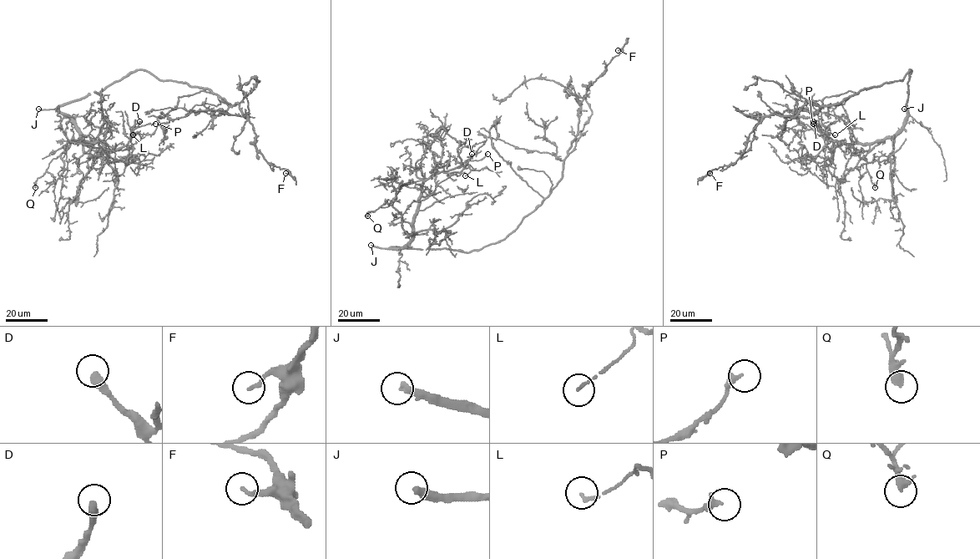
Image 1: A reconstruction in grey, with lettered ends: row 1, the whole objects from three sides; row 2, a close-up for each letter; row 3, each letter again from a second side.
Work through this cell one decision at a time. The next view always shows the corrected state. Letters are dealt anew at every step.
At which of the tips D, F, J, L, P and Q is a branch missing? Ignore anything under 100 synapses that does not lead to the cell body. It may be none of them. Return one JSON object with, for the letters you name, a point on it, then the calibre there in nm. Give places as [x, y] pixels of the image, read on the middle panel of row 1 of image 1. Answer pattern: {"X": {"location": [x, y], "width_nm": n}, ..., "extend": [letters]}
{"J": {"location": [371, 245], "width_nm": 360}, "extend": ["J"]}

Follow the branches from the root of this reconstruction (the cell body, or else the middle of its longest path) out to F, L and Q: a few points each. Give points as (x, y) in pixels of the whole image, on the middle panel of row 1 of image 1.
F: (472, 251), (503, 240), (557, 185), (577, 134), (579, 104), (618, 50)
L: (472, 251), (391, 247), (403, 247), (411, 237), (421, 186), (427, 180), (464, 163), (470, 170), (465, 175)
Q: (472, 251), (391, 247), (403, 247), (410, 241), (411, 226), (391, 205), (367, 211), (367, 215)

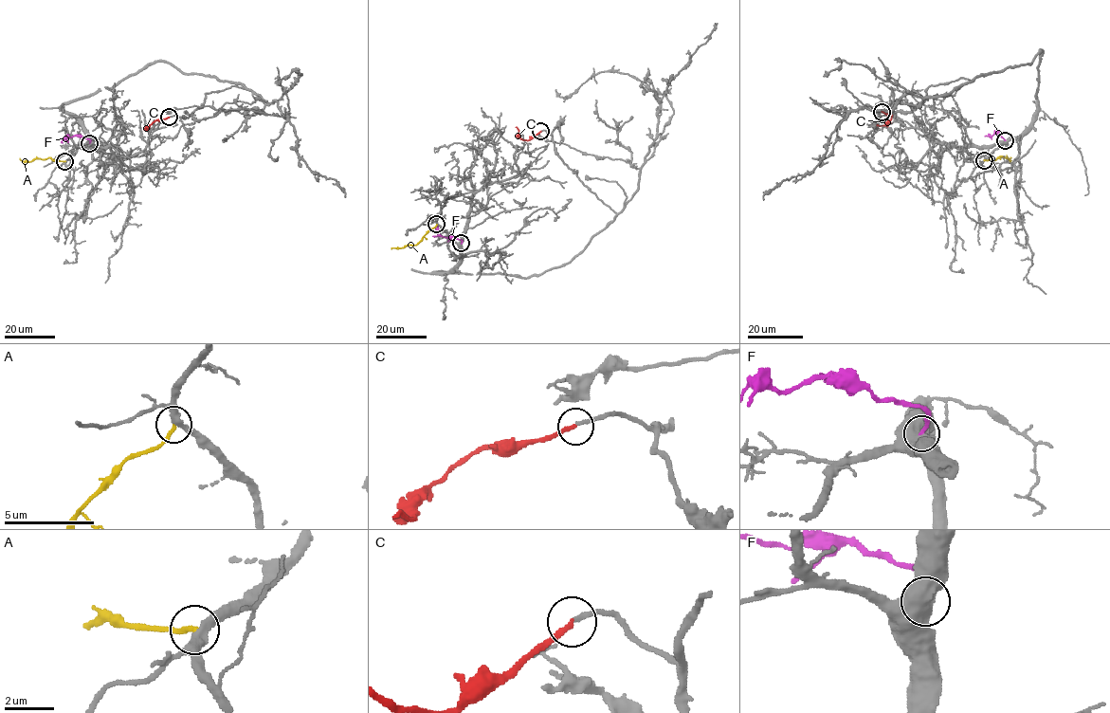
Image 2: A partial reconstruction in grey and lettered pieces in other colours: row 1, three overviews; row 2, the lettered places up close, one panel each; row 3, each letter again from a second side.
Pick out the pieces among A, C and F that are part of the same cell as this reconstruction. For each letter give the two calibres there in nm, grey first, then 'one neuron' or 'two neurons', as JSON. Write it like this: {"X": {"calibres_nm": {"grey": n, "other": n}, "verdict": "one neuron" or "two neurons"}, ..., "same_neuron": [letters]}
{"A": {"calibres_nm": {"grey": 360, "other": 200}, "verdict": "two neurons"}, "C": {"calibres_nm": {"grey": 190, "other": 220}, "verdict": "one neuron"}, "F": {"calibres_nm": {"grey": 800, "other": 190}, "verdict": "two neurons"}, "same_neuron": ["C"]}

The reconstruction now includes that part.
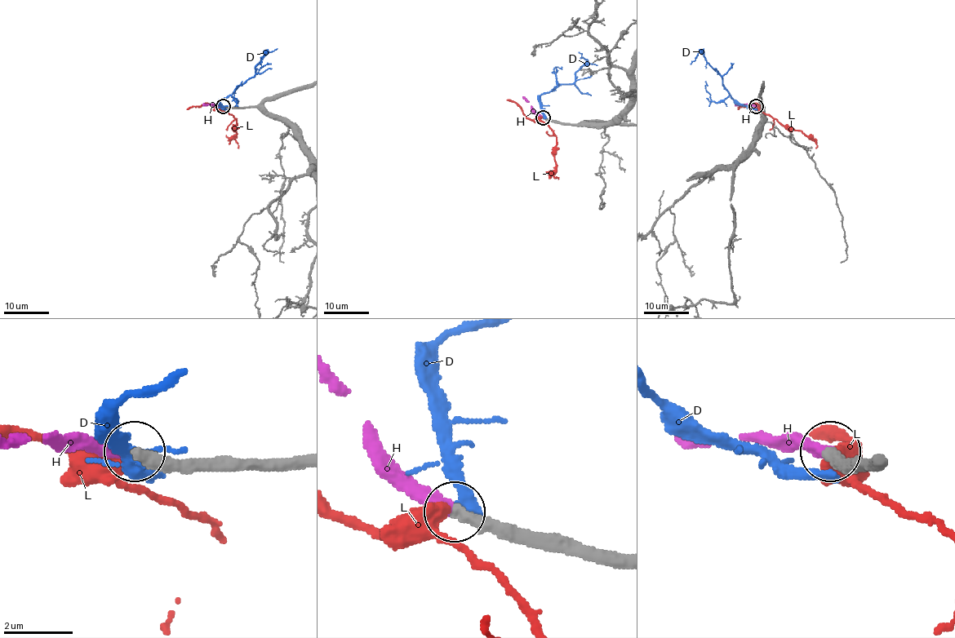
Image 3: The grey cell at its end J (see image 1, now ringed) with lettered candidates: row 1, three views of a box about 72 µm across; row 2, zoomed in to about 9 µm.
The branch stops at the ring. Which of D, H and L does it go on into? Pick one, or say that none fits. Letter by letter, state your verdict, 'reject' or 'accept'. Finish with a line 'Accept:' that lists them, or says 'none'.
D: reject
H: accept
L: reject
Accept: H

